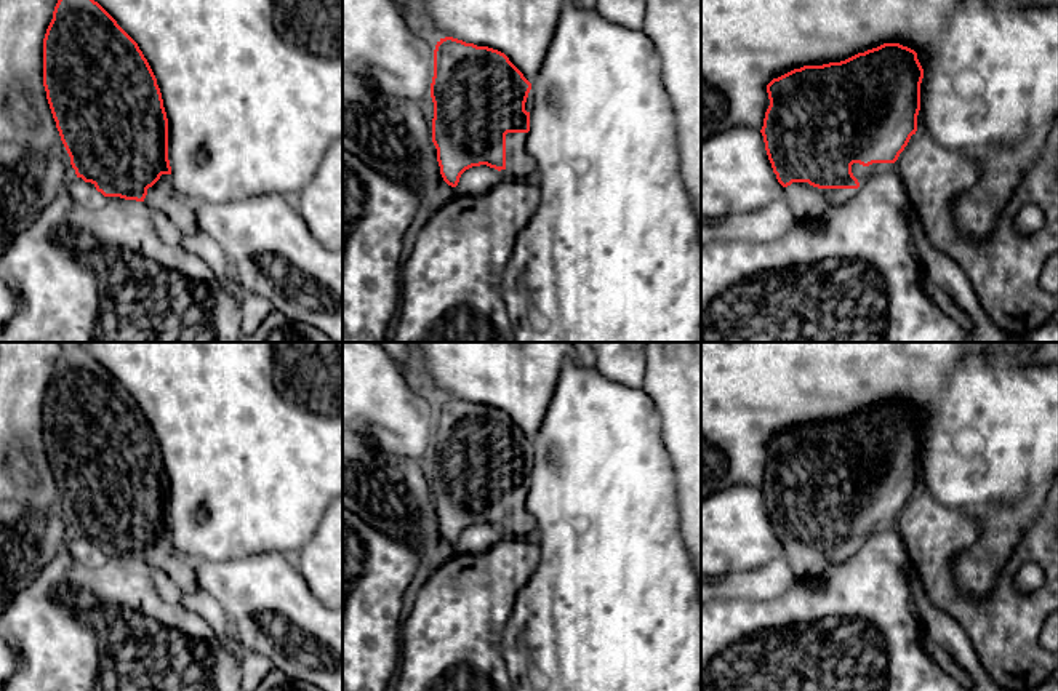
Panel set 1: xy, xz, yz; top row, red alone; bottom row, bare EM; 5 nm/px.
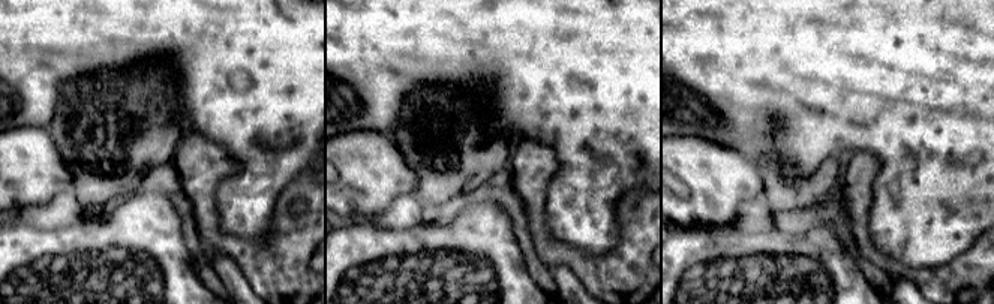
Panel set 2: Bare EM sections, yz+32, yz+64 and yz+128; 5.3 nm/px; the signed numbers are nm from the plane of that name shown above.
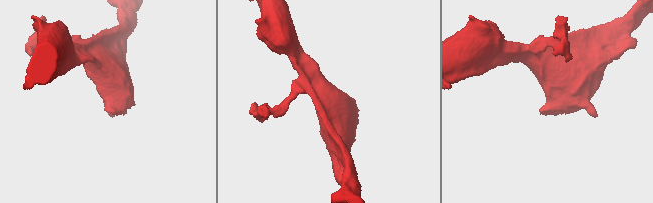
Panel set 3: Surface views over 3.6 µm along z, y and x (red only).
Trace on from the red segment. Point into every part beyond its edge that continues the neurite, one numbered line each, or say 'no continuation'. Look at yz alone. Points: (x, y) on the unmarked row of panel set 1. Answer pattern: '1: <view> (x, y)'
1: yz (809, 562)

